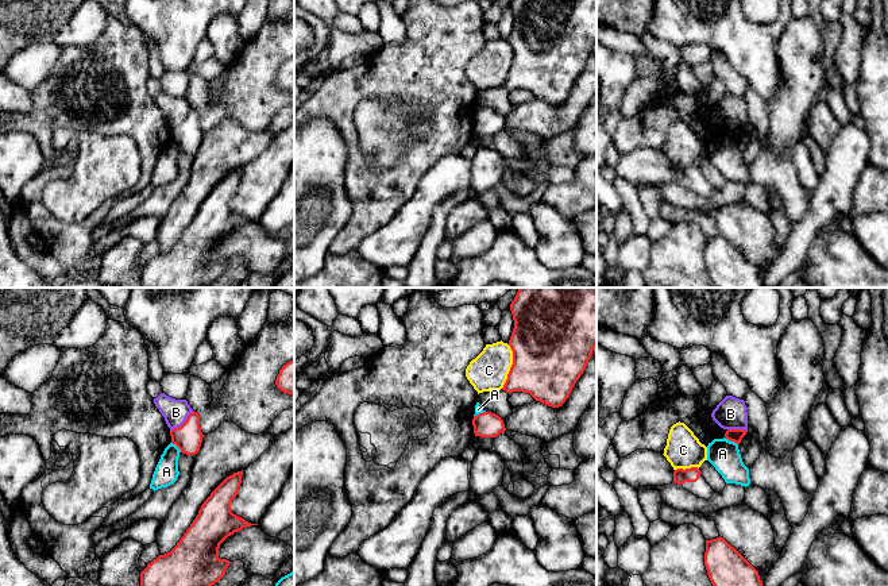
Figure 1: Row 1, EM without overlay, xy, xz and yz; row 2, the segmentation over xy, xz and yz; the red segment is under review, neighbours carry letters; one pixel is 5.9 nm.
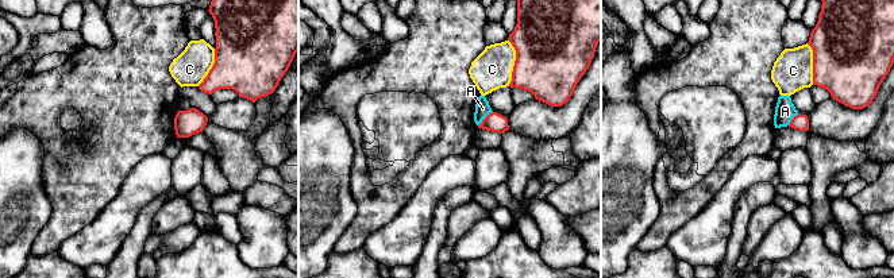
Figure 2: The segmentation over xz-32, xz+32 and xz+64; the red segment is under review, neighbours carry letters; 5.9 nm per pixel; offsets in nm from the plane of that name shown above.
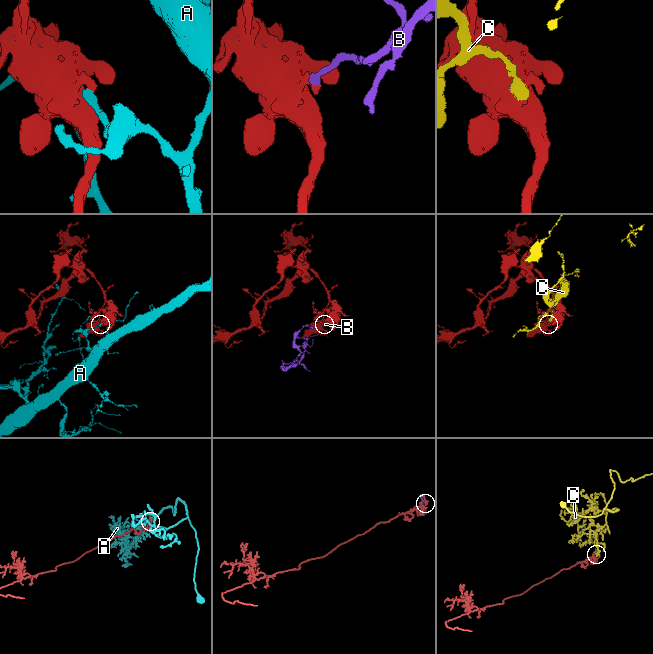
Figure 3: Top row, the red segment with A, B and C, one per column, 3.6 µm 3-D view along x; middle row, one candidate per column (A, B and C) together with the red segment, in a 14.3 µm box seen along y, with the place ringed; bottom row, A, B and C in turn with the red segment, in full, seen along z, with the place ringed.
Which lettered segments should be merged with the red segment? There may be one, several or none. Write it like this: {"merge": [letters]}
{"merge": []}

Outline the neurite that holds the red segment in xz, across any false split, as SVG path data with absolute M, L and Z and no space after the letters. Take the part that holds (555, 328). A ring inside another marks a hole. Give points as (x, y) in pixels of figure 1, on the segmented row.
M520 288L510 304L510 311L514 320L514 328L509 340L509 346L513 351L513 365L502 390L509 394L513 392L529 393L536 401L540 401L548 406L561 406L570 397L576 381L583 374L592 355L592 350L596 347L596 288Z

